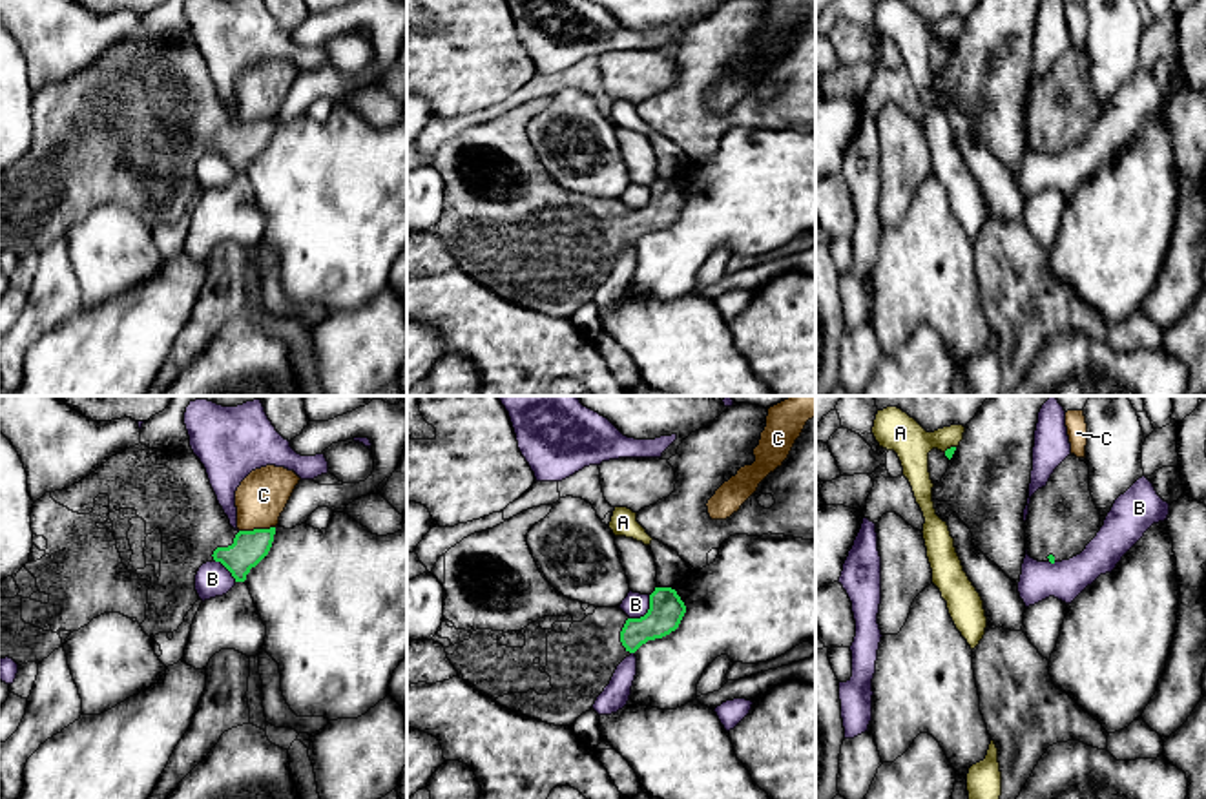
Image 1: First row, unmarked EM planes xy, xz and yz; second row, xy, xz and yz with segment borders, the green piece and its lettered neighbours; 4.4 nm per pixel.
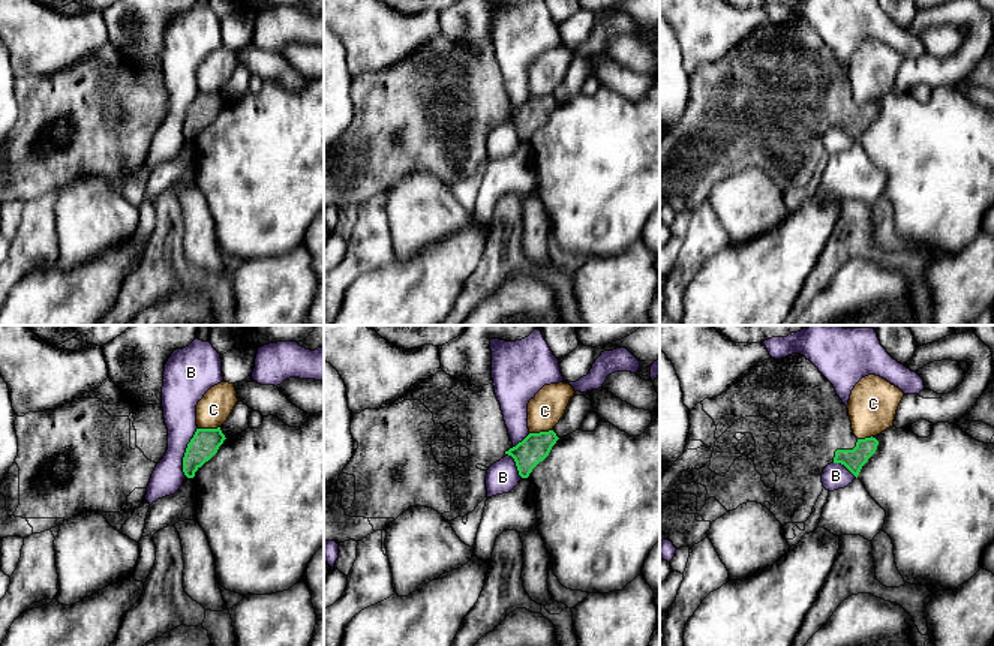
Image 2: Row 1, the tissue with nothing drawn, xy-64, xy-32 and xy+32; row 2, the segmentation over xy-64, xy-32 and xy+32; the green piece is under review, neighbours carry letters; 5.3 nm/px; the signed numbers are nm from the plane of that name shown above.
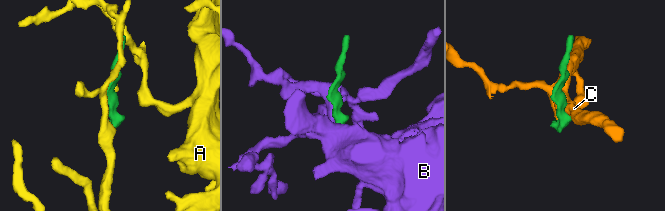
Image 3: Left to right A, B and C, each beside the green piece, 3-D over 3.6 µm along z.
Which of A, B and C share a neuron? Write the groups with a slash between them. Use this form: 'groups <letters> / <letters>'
groups A / B / C

